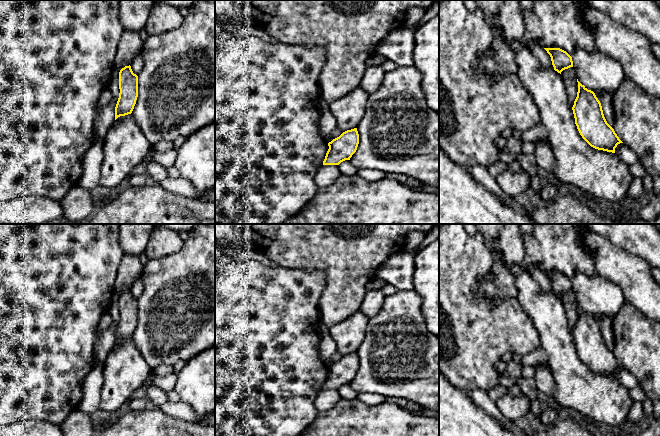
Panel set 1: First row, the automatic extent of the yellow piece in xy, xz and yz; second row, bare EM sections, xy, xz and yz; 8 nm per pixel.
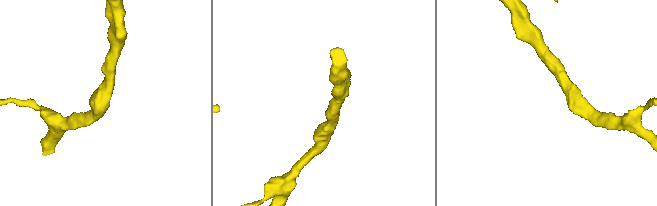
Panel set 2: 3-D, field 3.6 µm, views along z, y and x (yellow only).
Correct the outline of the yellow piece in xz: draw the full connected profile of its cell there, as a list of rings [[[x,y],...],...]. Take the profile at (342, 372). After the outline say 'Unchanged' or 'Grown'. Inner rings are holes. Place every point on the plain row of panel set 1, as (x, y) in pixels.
[[[357,352],[343,356],[339,361],[328,367],[329,373],[323,389],[339,389],[345,384],[350,384],[356,376],[358,368],[359,358]]]. Unchanged

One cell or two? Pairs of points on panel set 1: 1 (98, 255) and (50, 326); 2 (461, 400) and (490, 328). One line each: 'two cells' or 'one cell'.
1: one cell
2: two cells

